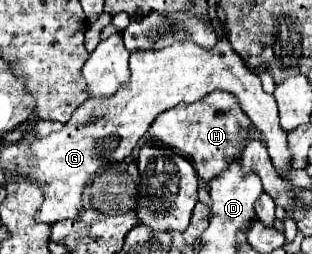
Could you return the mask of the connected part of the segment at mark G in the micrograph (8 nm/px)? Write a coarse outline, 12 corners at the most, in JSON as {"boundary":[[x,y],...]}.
{"boundary":[[226,37],[130,55],[128,89],[84,101],[30,143],[36,221],[78,219],[88,183],[156,115],[236,95],[290,169],[274,95]]}

